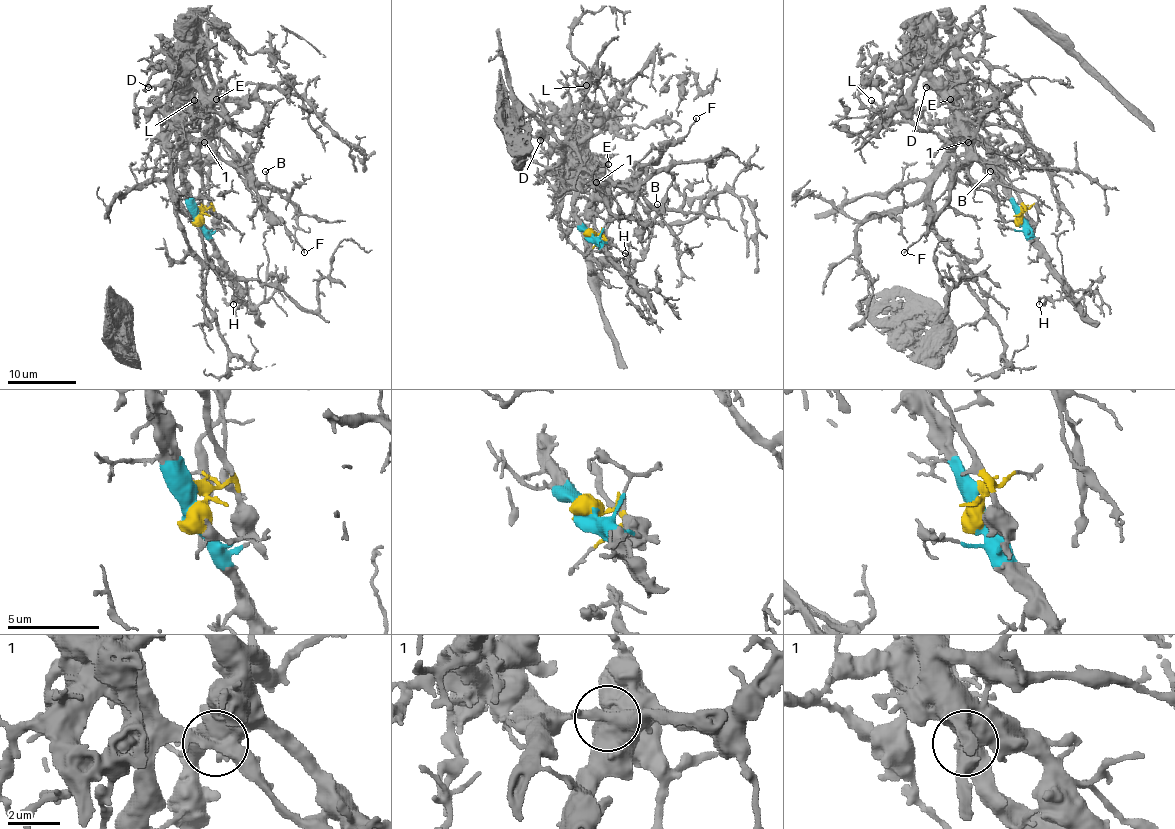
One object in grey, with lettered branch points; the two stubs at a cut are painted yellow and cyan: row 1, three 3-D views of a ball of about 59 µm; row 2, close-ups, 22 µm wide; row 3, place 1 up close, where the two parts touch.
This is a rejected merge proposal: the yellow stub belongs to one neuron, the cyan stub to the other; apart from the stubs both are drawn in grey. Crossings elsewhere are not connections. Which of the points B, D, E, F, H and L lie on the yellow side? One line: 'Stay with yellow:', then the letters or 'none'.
Stay with yellow: D, E, F, L

